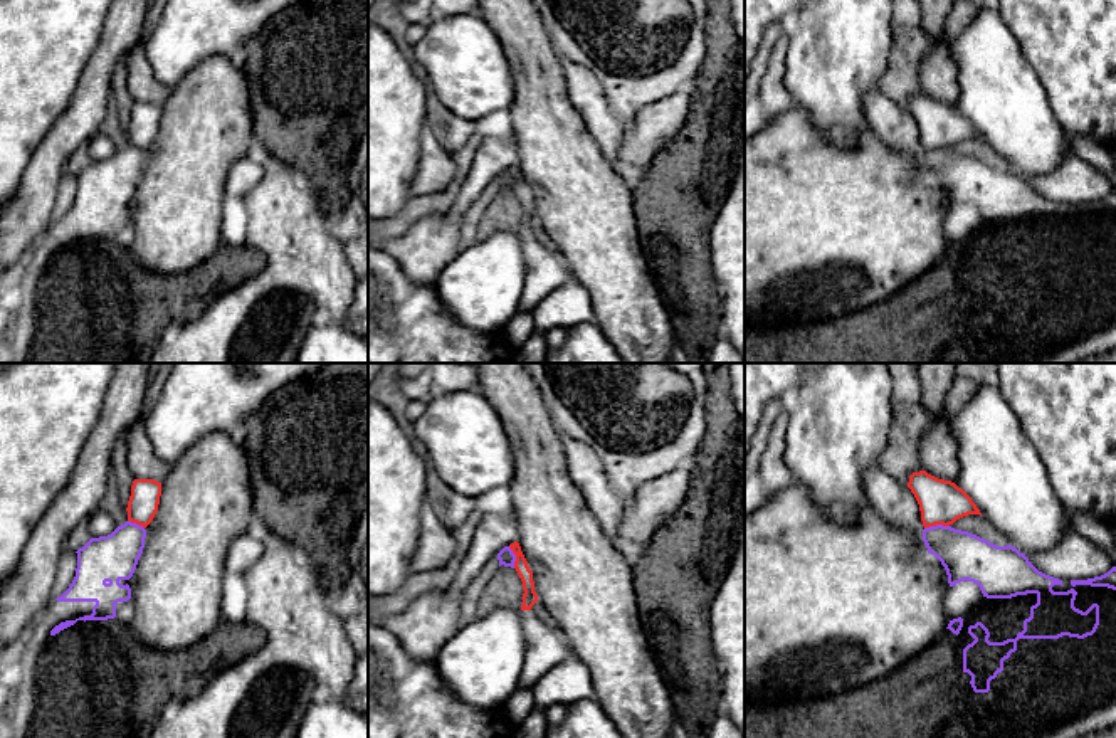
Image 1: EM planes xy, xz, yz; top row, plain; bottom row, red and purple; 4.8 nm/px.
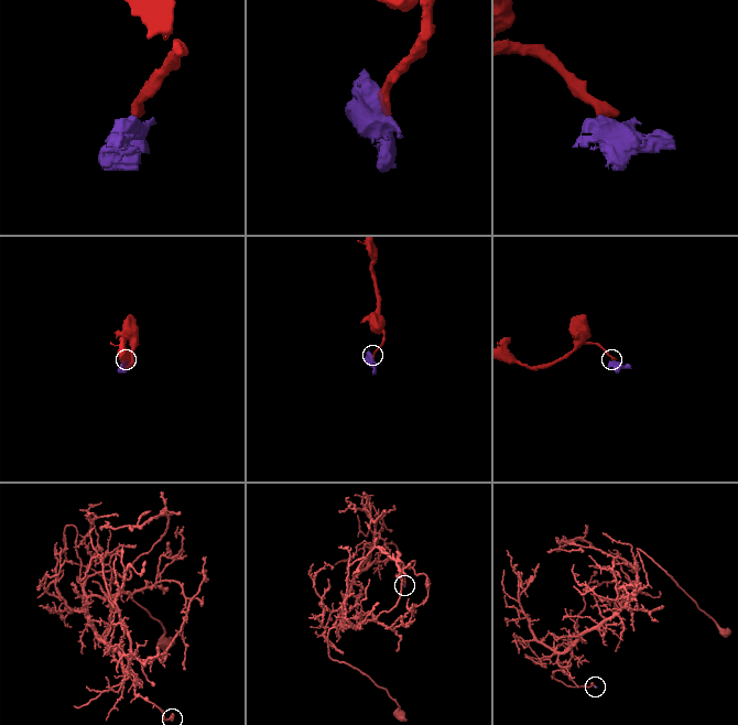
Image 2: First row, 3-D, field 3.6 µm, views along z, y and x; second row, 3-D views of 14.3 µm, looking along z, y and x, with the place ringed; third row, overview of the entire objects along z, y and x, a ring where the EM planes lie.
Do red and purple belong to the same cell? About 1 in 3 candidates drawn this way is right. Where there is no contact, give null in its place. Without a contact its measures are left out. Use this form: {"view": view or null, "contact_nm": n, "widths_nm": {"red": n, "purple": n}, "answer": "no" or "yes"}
{"view": "yz", "contact_nm": 120, "widths_nm": {"red": 220, "purple": 220}, "answer": "no"}

